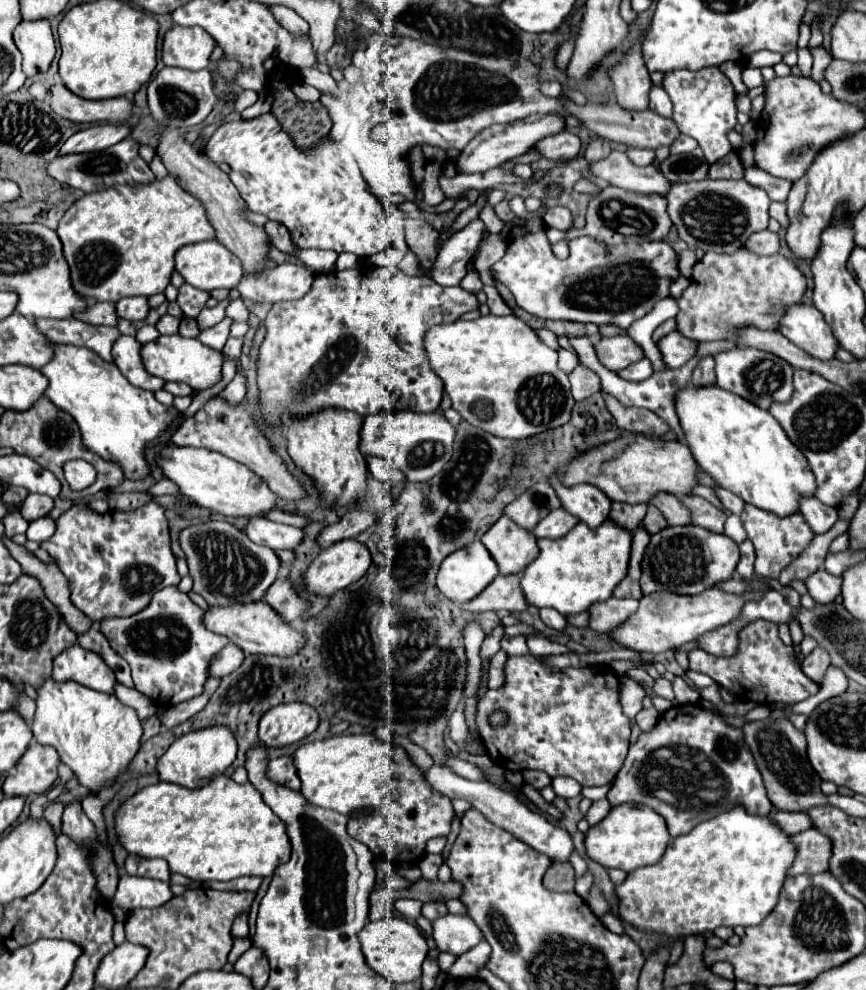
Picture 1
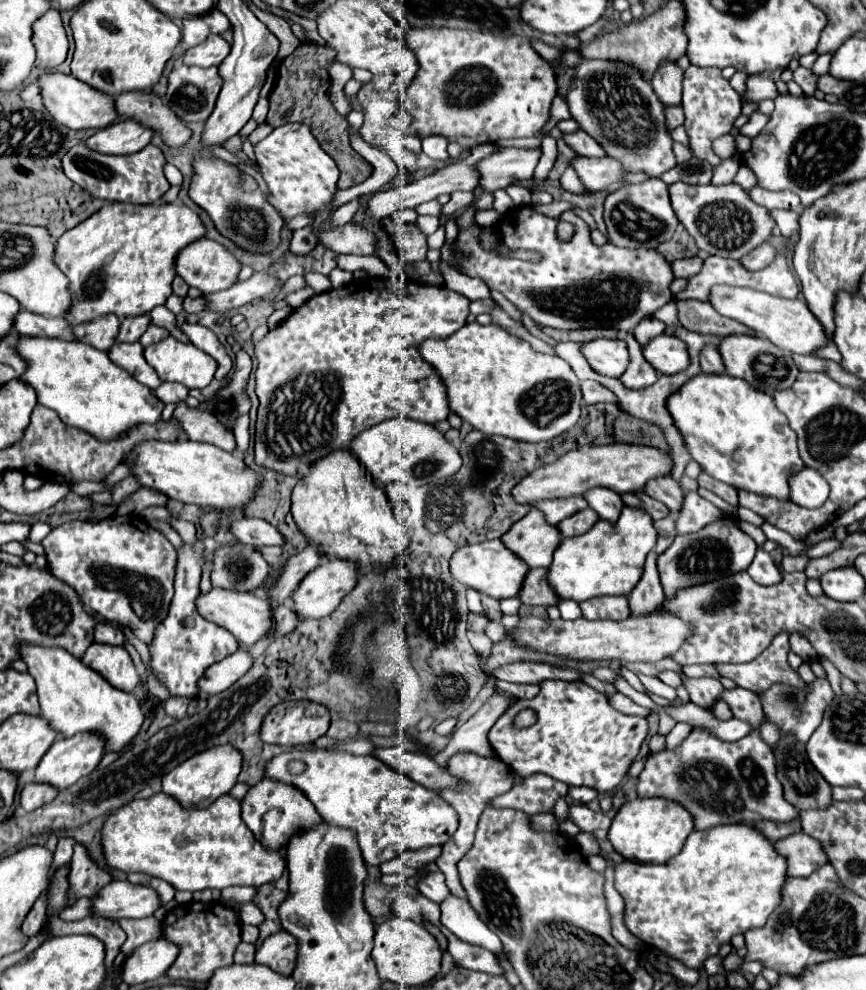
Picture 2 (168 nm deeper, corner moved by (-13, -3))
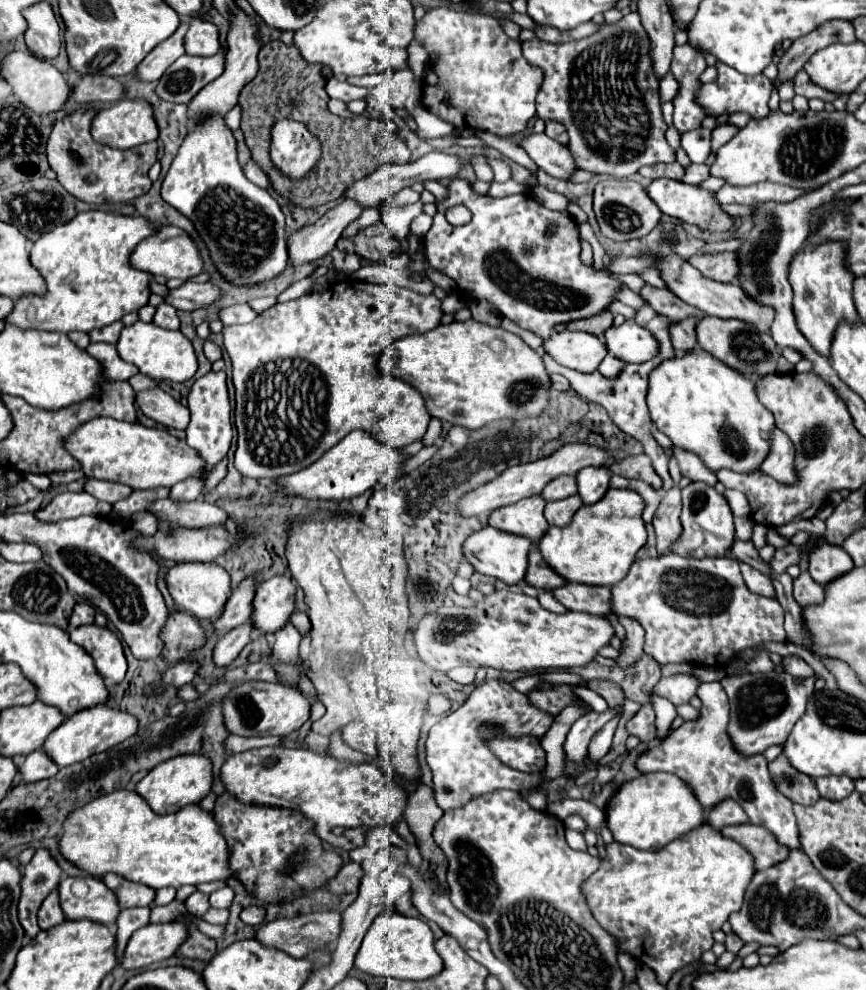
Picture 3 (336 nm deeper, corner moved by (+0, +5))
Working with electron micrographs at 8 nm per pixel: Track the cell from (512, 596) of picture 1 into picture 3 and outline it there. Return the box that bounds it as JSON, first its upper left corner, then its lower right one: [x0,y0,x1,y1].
[525,547,566,589]

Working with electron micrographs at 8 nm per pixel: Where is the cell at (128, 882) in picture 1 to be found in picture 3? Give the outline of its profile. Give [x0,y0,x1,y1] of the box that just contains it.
[59,877,121,925]

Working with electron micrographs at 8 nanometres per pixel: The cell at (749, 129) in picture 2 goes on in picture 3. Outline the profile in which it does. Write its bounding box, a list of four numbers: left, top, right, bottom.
[711,123,739,151]

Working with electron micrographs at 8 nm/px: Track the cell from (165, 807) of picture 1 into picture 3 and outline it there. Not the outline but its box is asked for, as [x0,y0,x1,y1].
[61,789,233,889]

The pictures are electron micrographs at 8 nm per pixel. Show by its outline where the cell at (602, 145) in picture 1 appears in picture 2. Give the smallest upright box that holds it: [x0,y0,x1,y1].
[560,131,604,157]

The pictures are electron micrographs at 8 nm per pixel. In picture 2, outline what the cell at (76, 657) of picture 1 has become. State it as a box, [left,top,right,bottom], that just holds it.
[82,643,140,691]

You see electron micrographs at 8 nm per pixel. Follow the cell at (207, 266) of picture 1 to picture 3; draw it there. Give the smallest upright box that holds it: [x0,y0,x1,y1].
[131,225,203,281]

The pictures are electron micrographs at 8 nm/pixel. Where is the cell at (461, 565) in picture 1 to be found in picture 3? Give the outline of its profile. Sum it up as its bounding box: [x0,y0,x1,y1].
[463,527,531,585]

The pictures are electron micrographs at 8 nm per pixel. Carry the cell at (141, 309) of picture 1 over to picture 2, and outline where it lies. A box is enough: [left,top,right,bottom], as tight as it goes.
[116,315,150,343]

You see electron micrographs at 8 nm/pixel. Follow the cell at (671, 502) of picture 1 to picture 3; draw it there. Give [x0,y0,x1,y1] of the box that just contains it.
[609,455,663,489]

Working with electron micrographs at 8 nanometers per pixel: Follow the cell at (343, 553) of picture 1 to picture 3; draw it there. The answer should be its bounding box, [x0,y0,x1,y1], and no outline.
[251,575,297,633]

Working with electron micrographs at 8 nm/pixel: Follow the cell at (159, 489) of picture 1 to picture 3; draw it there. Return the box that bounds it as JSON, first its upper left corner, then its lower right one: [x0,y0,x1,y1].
[85,479,133,503]

